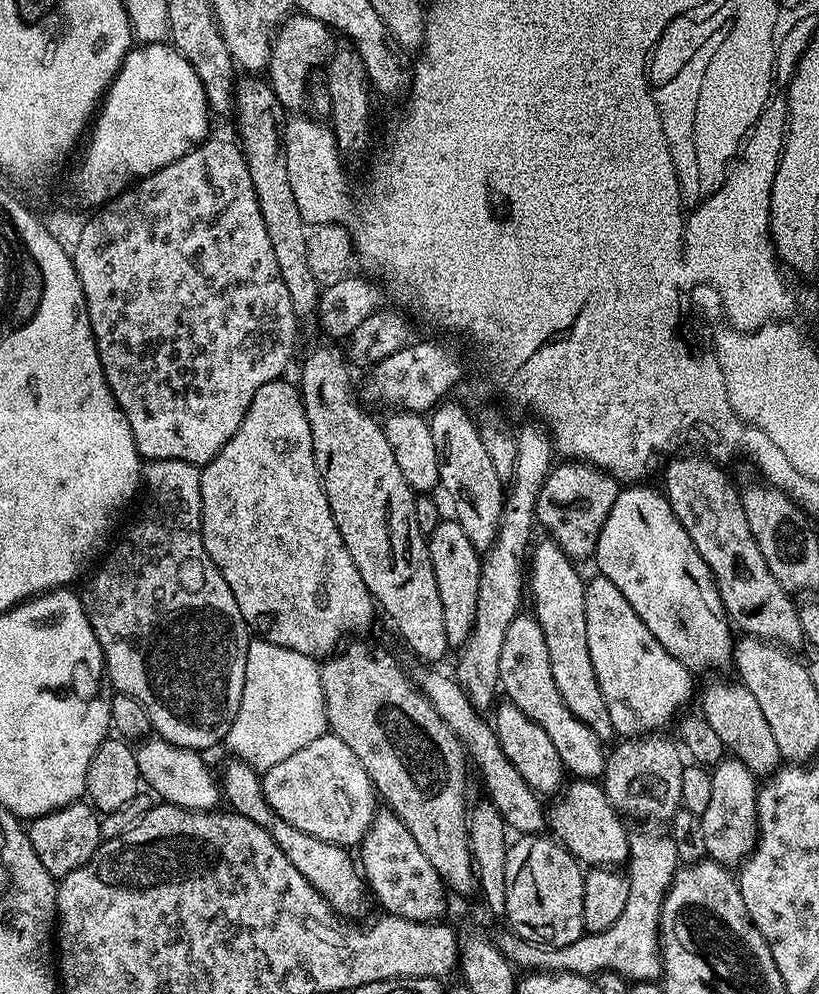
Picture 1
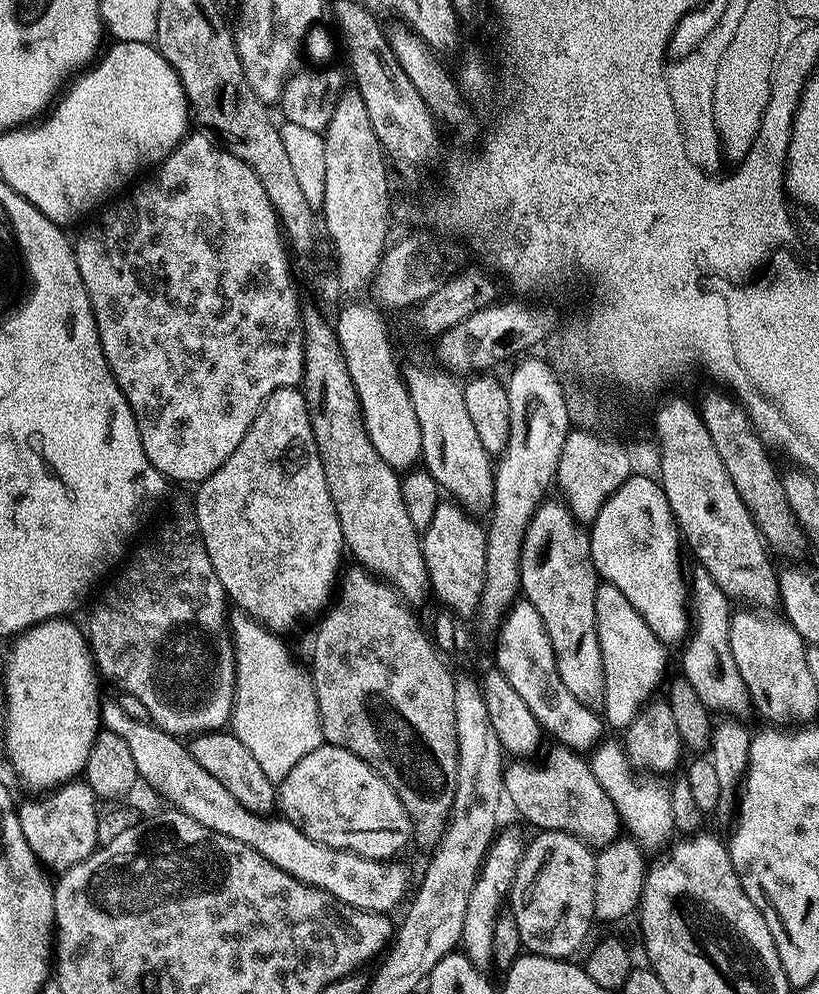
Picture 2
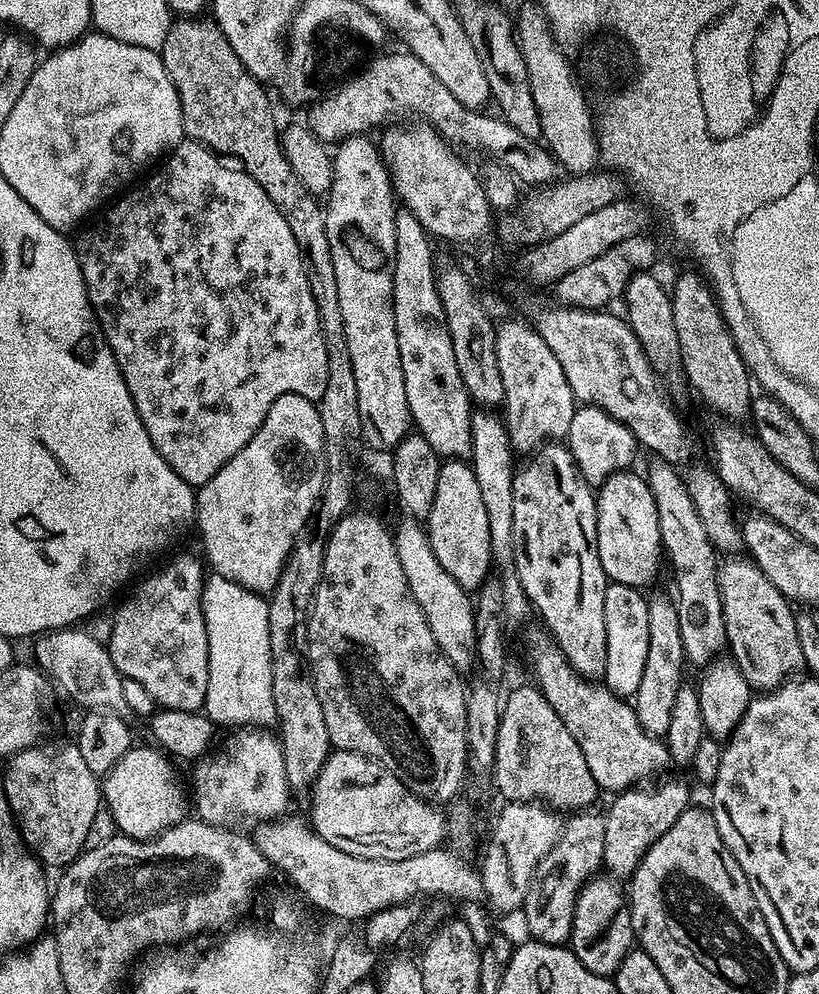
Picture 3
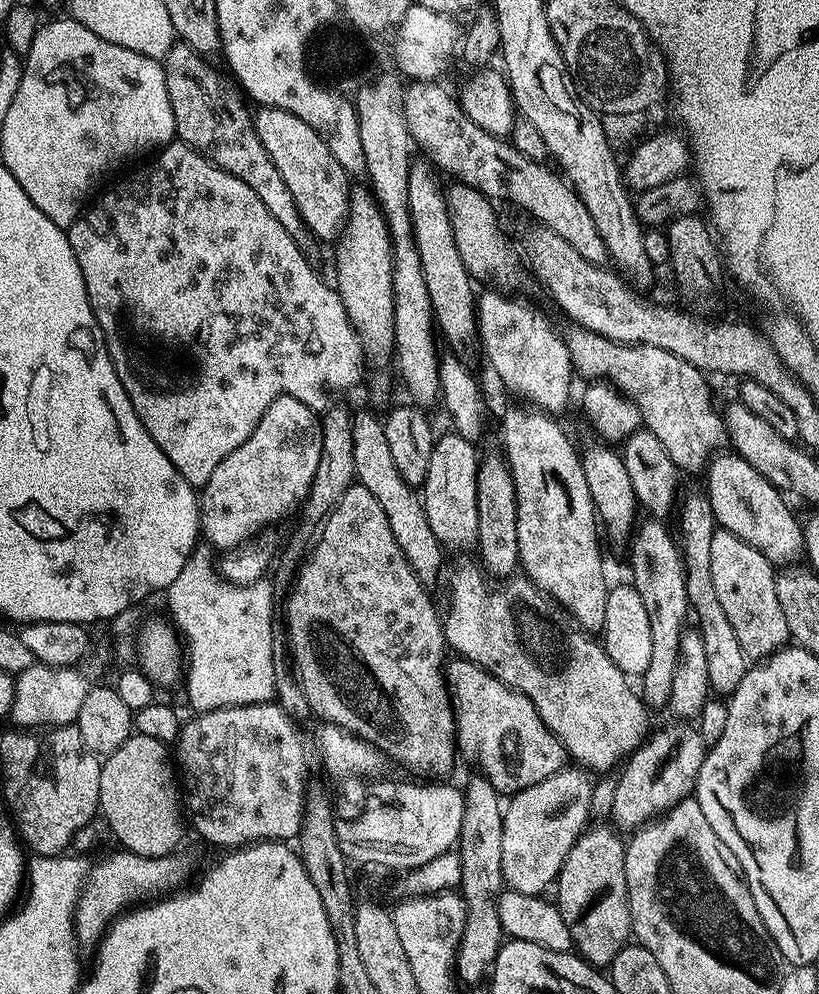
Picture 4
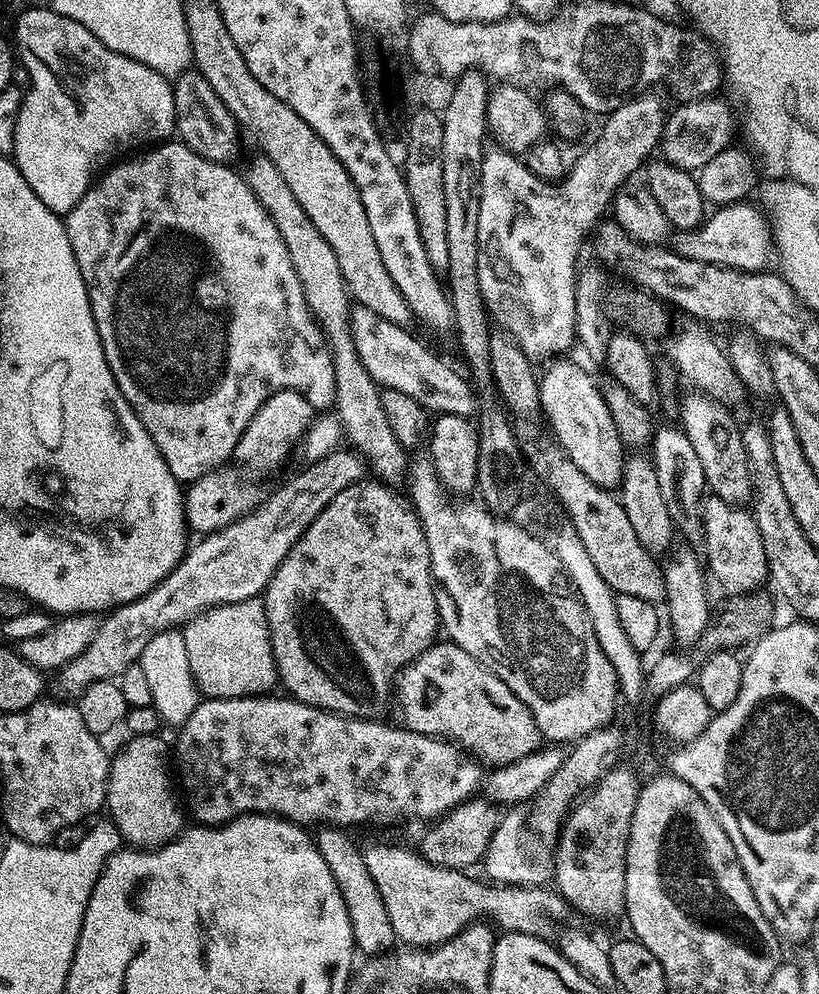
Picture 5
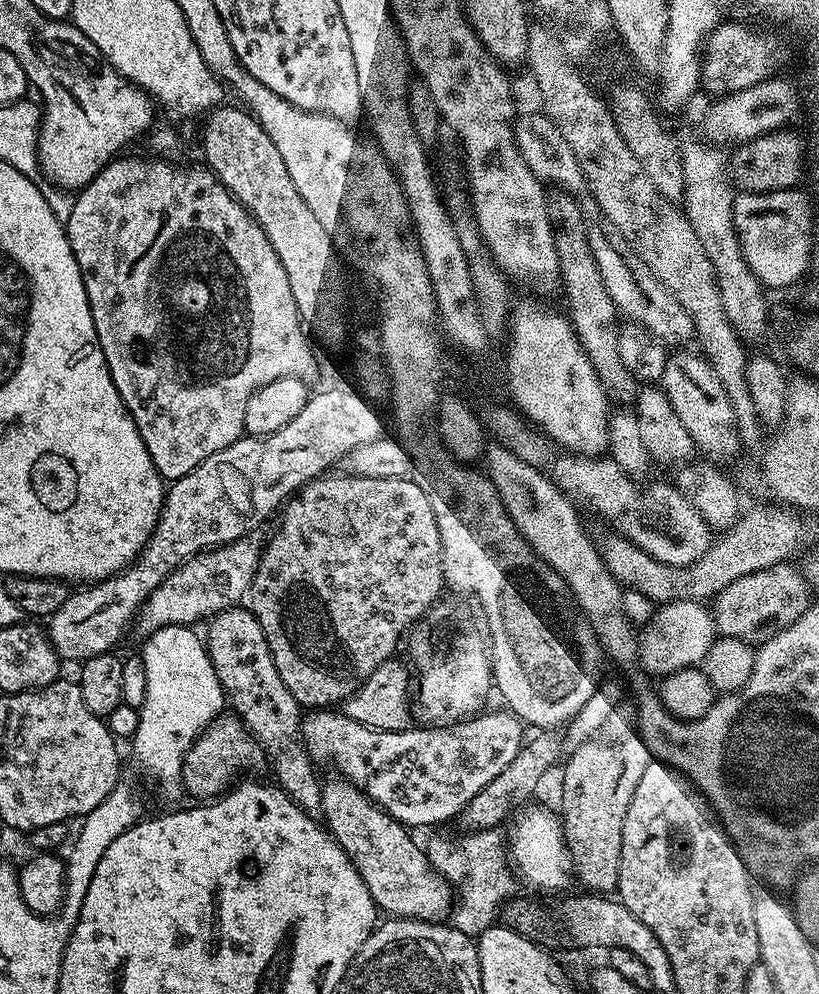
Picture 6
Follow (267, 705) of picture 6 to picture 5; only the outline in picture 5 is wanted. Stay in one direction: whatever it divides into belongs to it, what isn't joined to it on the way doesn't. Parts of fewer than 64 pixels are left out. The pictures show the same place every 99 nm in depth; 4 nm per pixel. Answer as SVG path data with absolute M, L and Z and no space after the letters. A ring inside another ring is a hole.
M320 826L315 829L314 839L322 858L326 858L326 866L330 866L330 874L334 874L334 882L338 882L342 900L346 902L346 910L350 914L350 926L354 930L354 942L357 949L365 957L379 956L387 952L397 943L394 930L390 926L390 914L386 914L386 902L382 902L382 894L378 894L378 886L374 886L374 878L370 878L370 870L366 870L364 853L347 836L340 826Z

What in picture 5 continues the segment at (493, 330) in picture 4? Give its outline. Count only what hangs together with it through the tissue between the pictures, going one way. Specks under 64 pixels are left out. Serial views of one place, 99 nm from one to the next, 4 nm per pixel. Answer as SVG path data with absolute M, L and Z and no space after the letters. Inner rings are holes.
M655 91L646 92L603 117L604 125L596 141L577 158L573 168L571 165L559 185L560 192L555 192L552 189L555 187L549 181L539 180L519 155L499 146L489 147L484 153L480 167L478 206L478 286L482 290L491 323L512 336L529 358L559 357L567 353L564 351L576 340L574 290L580 239L584 236L584 228L591 229L605 215L603 212L607 208L609 211L616 193L631 181L628 179L640 167L640 171L645 167L646 161L653 155L651 152L657 151L663 134L666 109L656 95Z

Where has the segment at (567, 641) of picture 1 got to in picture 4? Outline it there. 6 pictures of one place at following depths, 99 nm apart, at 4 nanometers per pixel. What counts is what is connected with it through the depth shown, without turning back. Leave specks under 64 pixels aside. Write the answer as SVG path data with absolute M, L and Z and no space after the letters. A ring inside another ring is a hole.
M520 406L524 408L508 408L501 418L500 436L504 439L504 448L502 454L508 462L508 468L512 472L514 478L514 490L516 491L516 501L518 502L518 554L520 555L519 567L522 569L523 575L527 576L536 587L541 588L553 600L557 600L560 605L567 610L572 619L580 625L586 632L593 634L599 633L604 626L606 618L606 598L608 597L608 589L610 581L604 577L604 560L600 557L600 536L598 531L598 513L592 495L590 494L590 486L586 486L586 474L582 470L582 462L580 461L581 453L576 452L576 448L572 445L570 437L564 433L564 428L559 424L555 415L541 412L539 408L531 406Z

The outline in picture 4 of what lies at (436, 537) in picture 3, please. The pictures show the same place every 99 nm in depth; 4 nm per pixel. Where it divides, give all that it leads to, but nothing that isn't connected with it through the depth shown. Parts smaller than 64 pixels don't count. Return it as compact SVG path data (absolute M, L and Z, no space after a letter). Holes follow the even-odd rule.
M455 430L449 436L441 435L434 446L434 454L430 454L430 470L426 470L426 482L422 485L422 499L431 530L445 549L468 548L476 544L478 534L478 490L476 475L480 465L480 456L476 452L477 445L473 441L459 436Z

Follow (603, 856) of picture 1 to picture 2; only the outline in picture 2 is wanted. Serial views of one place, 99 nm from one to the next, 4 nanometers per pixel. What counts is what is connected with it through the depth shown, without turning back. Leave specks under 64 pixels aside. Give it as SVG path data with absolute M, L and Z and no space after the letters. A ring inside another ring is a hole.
M553 746L545 758L544 764L531 764L528 758L520 758L509 763L504 769L504 794L507 803L516 807L516 812L524 820L529 820L536 830L564 831L577 836L589 846L603 846L617 839L622 832L622 821L614 802L610 802L610 794L602 790L602 782L594 778L591 763L583 755L570 748Z

